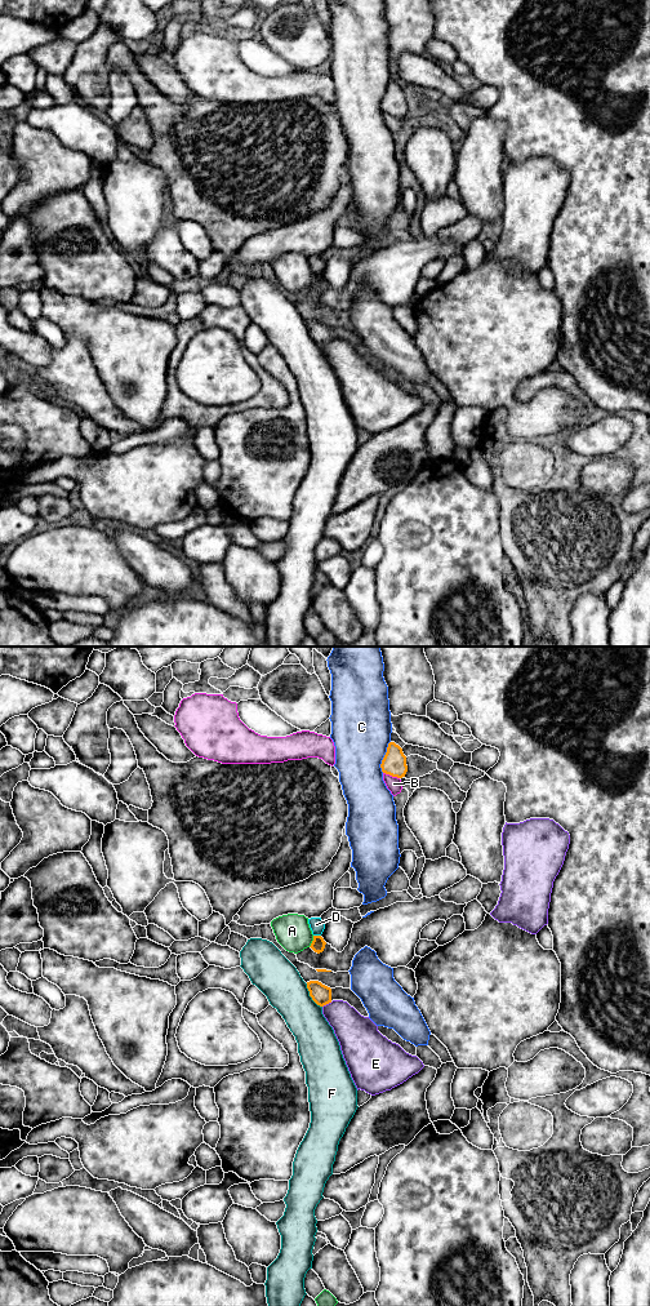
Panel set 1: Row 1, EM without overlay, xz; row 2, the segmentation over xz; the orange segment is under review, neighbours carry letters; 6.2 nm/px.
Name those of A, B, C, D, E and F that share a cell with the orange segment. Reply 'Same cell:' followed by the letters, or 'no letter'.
Same cell: no letter

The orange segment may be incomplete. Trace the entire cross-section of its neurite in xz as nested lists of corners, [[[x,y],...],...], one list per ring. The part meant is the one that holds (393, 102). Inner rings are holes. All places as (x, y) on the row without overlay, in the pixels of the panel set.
[[[395,81],[388,83],[380,107],[383,112],[392,116],[405,116],[408,111],[406,95],[404,94],[402,88]]]

